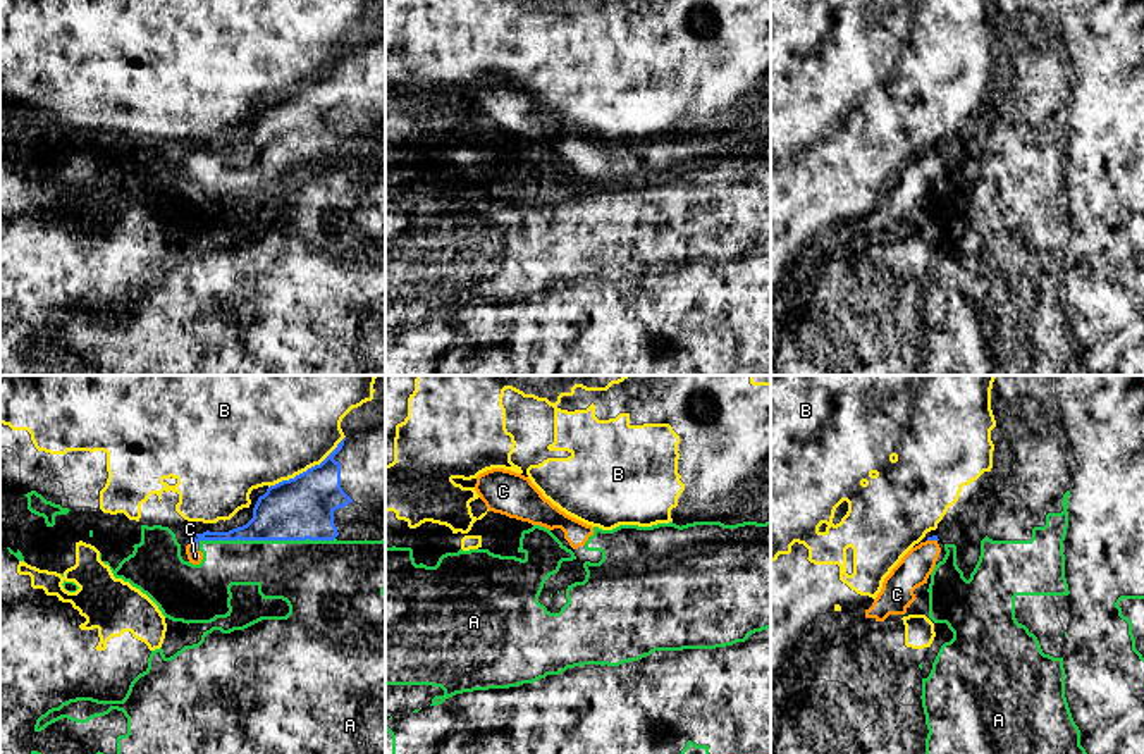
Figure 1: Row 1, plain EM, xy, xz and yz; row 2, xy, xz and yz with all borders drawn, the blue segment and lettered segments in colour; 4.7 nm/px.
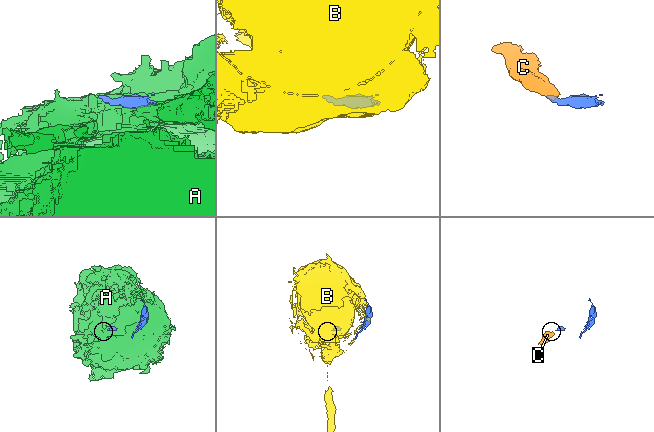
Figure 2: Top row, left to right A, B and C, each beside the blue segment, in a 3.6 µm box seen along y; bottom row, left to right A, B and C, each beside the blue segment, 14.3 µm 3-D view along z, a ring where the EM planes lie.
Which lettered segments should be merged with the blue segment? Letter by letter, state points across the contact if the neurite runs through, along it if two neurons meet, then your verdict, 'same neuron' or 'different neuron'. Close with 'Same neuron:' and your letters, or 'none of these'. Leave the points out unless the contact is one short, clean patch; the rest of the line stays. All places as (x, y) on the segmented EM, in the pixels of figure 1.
A: different neuron
B: different neuron
C: across yz (934, 537), (933, 539), (931, 548), (916, 567) | same neuron
Same neuron: C

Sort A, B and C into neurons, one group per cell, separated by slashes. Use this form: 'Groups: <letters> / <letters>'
Groups: A / B / C

